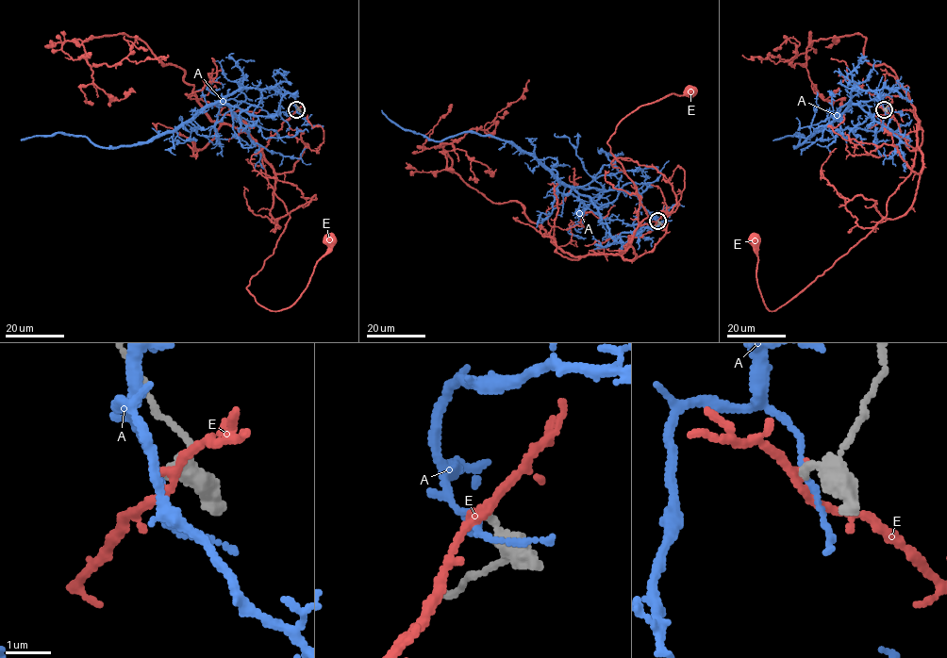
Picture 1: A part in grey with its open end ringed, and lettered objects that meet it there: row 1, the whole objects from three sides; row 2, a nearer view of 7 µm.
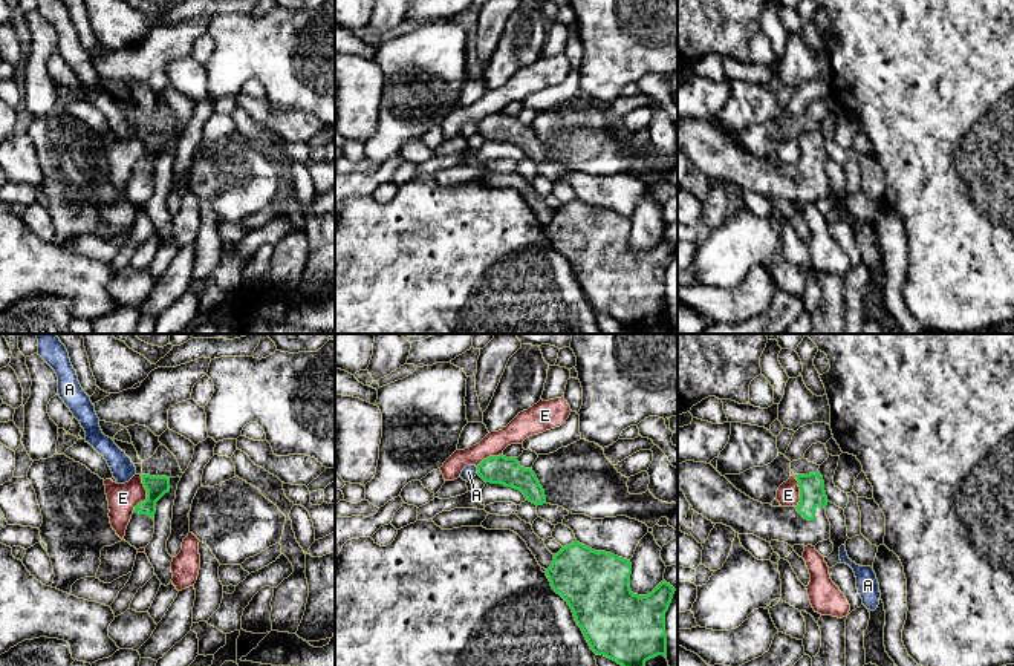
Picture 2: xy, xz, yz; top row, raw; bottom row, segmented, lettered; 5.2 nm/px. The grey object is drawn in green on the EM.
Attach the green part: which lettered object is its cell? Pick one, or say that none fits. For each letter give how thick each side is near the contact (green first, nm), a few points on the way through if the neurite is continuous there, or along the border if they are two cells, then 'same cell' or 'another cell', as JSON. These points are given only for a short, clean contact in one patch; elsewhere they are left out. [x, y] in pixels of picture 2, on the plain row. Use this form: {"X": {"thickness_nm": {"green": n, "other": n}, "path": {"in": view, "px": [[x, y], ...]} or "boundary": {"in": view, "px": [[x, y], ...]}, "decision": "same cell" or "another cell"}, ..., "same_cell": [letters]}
{"A": {"thickness_nm": {"green": 150, "other": 70}, "boundary": {"in": "xz", "px": [[476, 124], [477, 130]]}, "decision": "another cell"}, "E": {"thickness_nm": {"green": 110, "other": 160}, "boundary": {"in": "xy", "px": [[141, 132], [146, 155], [132, 169]]}, "decision": "another cell"}, "same_cell": []}

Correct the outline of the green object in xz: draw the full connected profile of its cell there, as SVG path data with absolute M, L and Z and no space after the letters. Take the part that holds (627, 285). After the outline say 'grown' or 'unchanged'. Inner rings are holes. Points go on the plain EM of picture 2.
M577 198L554 211L546 227L552 246L570 263L590 306L636 331L644 328L647 317L667 315L665 269L676 246L662 237L650 251L638 253L630 246L630 231L630 217Z | unchanged

